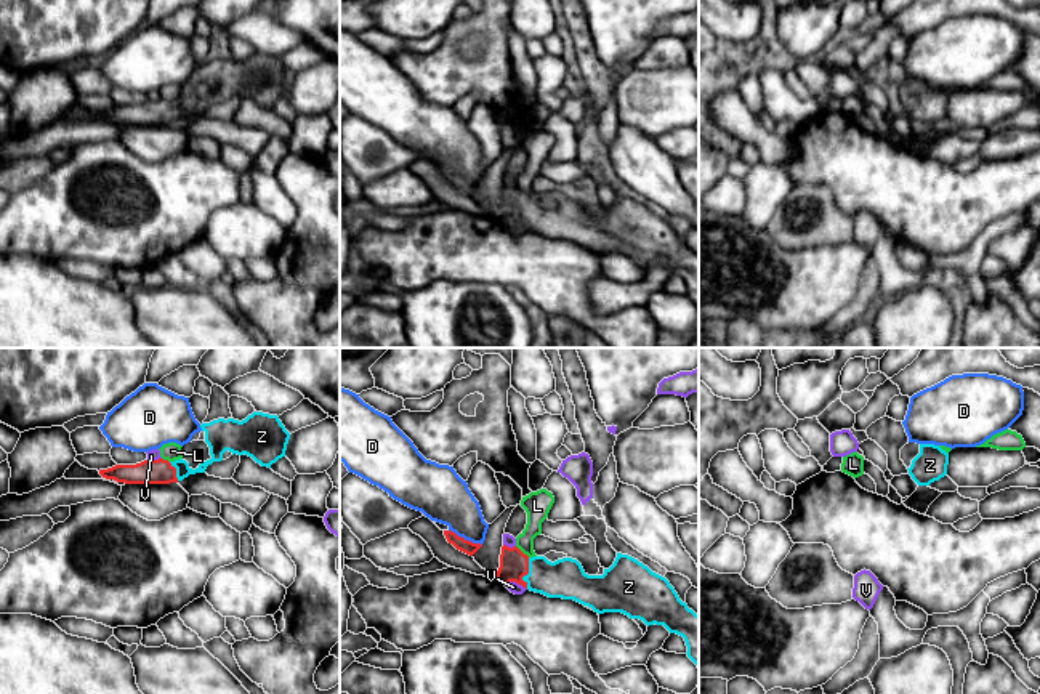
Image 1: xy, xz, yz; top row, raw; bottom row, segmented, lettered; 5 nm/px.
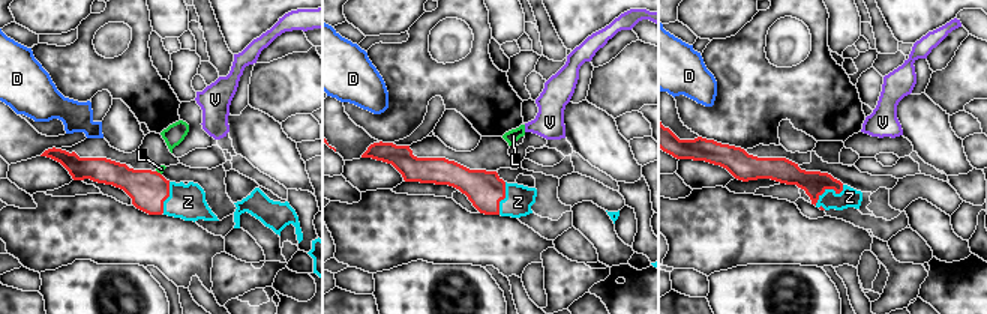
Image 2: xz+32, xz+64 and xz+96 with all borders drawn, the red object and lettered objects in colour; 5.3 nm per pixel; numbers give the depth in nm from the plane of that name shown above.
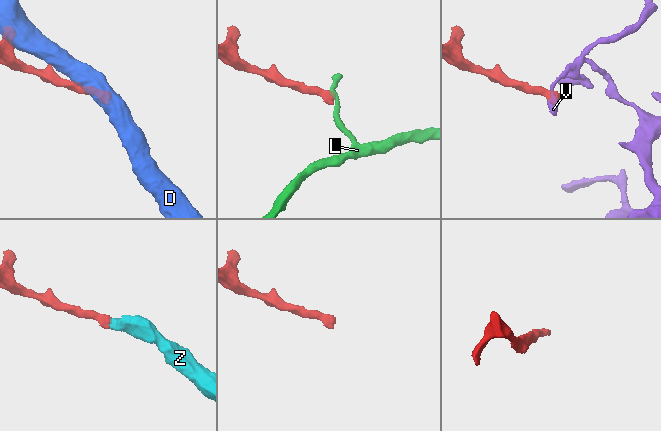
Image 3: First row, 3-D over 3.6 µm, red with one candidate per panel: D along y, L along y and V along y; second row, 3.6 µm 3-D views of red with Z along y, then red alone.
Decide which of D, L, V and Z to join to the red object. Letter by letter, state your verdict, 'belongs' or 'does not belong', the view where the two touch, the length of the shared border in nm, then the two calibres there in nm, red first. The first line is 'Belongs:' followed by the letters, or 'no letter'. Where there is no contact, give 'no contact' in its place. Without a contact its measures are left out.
Belongs: Z
D: does not belong; contact in xz; length 190 nm; calibres 70 and 260 nm
L: does not belong; contact in xz; length 90 nm; calibres 140 and 140 nm
V: does not belong; contact in xz; length 110 nm; calibres 140 and 60 nm
Z: belongs; contact in xz; length 150 nm; calibres 140 and 200 nm

